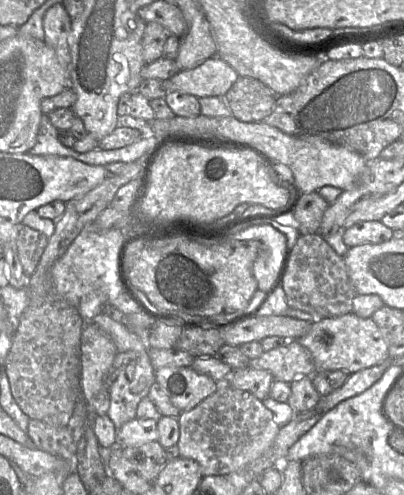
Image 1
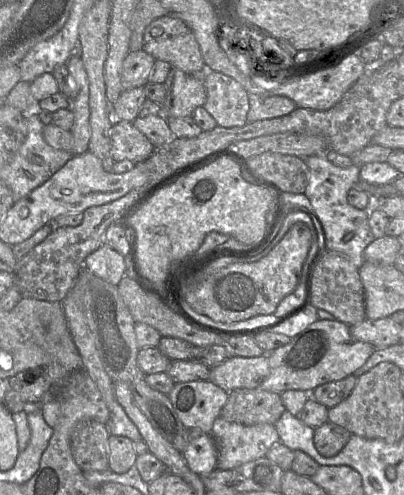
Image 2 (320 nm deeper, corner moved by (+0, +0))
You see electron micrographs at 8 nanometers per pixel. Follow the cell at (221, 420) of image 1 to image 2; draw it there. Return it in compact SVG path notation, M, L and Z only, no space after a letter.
M219 416L210 432L217 449L218 470L232 470L266 456L280 442L275 425L251 426L230 422Z

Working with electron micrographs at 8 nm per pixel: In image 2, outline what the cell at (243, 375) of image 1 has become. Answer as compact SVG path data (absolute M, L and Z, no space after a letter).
M260 387L237 389L229 392L228 400L221 410L221 417L246 426L275 425L285 410L281 394Z

